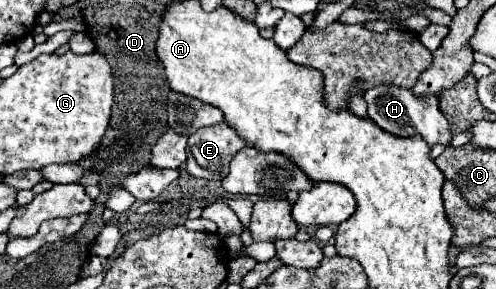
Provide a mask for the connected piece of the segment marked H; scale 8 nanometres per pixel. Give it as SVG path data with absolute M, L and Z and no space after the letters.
M380 85L380 87L372 87L364 93L364 99L368 103L368 117L382 127L388 133L394 135L420 135L428 145L448 145L452 135L450 135L450 125L446 121L446 117L442 115L440 107L438 107L438 97L436 95L412 95L410 89L404 87L396 87L396 85Z

